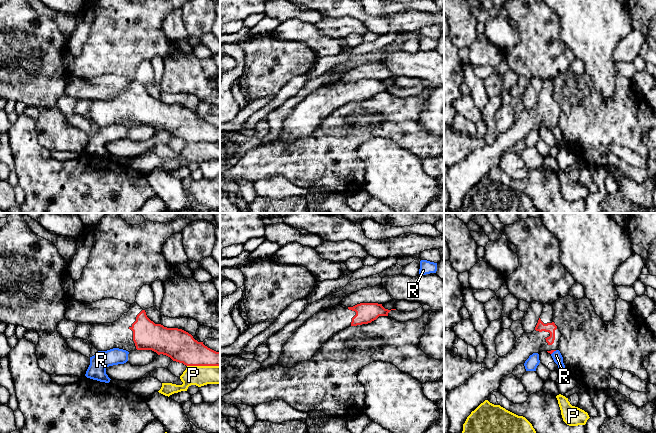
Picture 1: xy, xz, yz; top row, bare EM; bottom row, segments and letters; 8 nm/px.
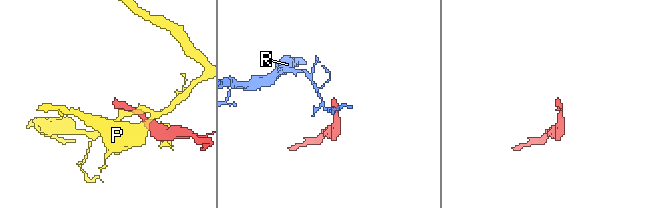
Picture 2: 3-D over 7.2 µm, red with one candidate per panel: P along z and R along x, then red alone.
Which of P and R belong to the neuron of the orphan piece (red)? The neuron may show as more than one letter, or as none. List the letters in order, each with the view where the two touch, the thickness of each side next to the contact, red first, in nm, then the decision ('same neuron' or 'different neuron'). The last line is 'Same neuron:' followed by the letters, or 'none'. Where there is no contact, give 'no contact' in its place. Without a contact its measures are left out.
P: xy | 240/160 nm | different neuron
R: yz | 20/80 nm | different neuron
Same neuron: none

